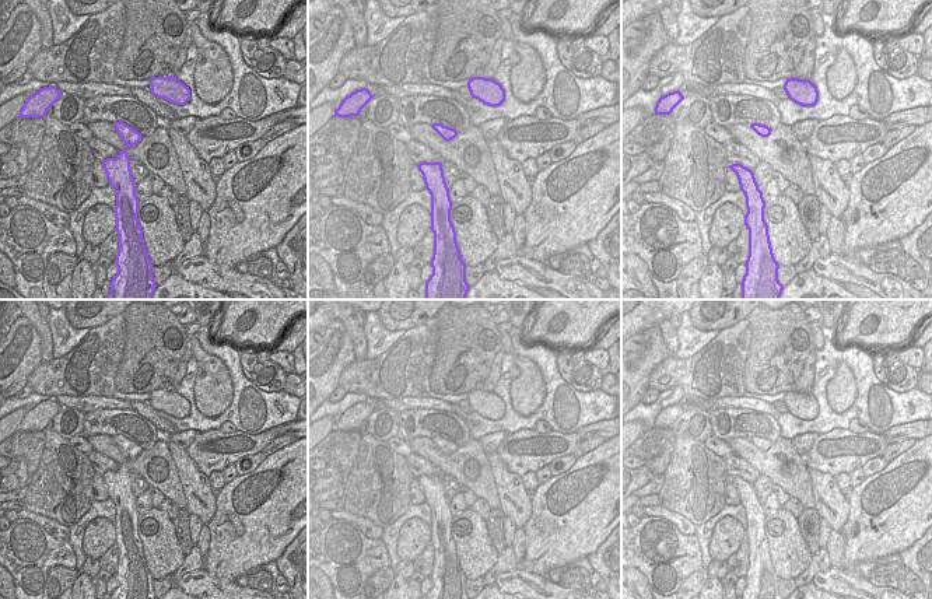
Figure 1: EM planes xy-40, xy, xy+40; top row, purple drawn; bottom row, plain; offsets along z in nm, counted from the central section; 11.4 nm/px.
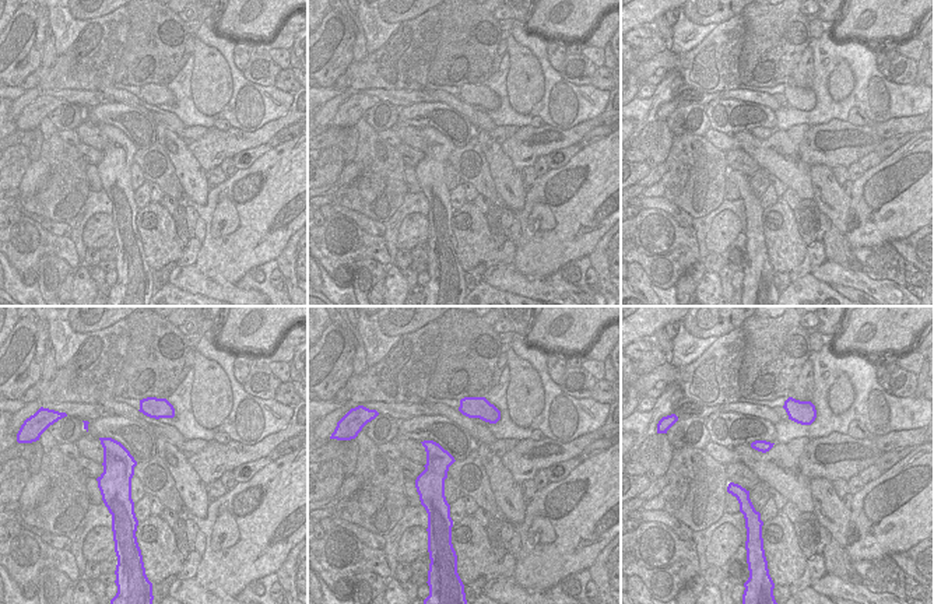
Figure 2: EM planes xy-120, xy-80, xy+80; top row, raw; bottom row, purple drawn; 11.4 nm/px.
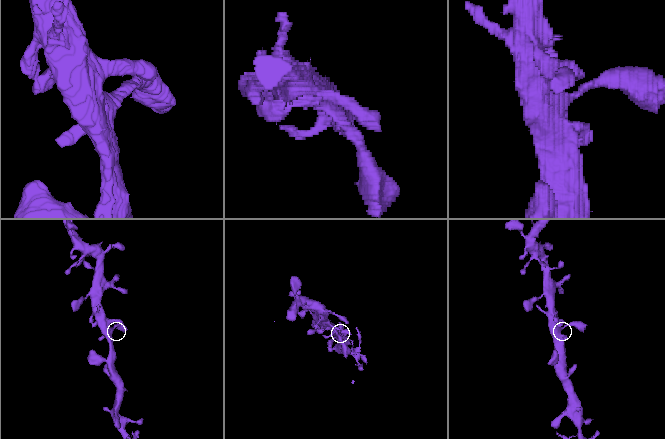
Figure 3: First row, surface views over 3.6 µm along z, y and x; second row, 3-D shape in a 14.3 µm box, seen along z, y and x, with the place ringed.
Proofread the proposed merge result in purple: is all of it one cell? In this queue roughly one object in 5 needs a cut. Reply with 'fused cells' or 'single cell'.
single cell

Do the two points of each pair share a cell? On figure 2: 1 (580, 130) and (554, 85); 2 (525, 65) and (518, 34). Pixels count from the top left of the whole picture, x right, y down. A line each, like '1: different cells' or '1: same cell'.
1: different cells
2: different cells

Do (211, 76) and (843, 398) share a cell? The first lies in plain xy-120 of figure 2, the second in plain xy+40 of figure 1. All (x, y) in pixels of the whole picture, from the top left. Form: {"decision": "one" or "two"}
{"decision": "one"}

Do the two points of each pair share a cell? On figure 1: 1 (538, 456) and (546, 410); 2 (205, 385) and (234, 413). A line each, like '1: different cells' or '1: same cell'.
1: different cells
2: different cells

